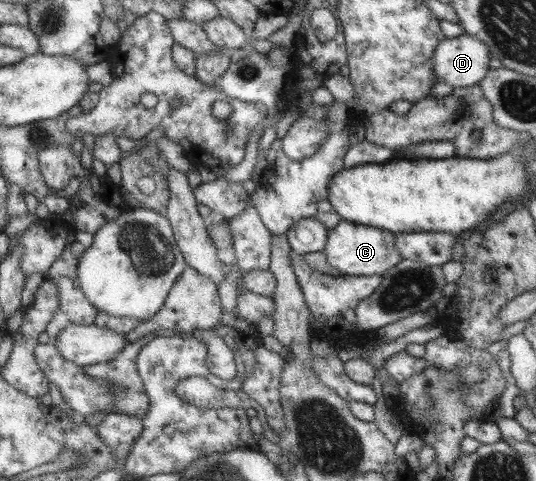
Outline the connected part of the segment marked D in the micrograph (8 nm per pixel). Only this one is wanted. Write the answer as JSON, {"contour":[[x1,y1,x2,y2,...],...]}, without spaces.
{"contour":[[463,34,454,39,444,39,434,50,434,71,438,75,438,82,448,83,452,88,466,88,480,83,490,70,492,55,486,44,477,38]]}

